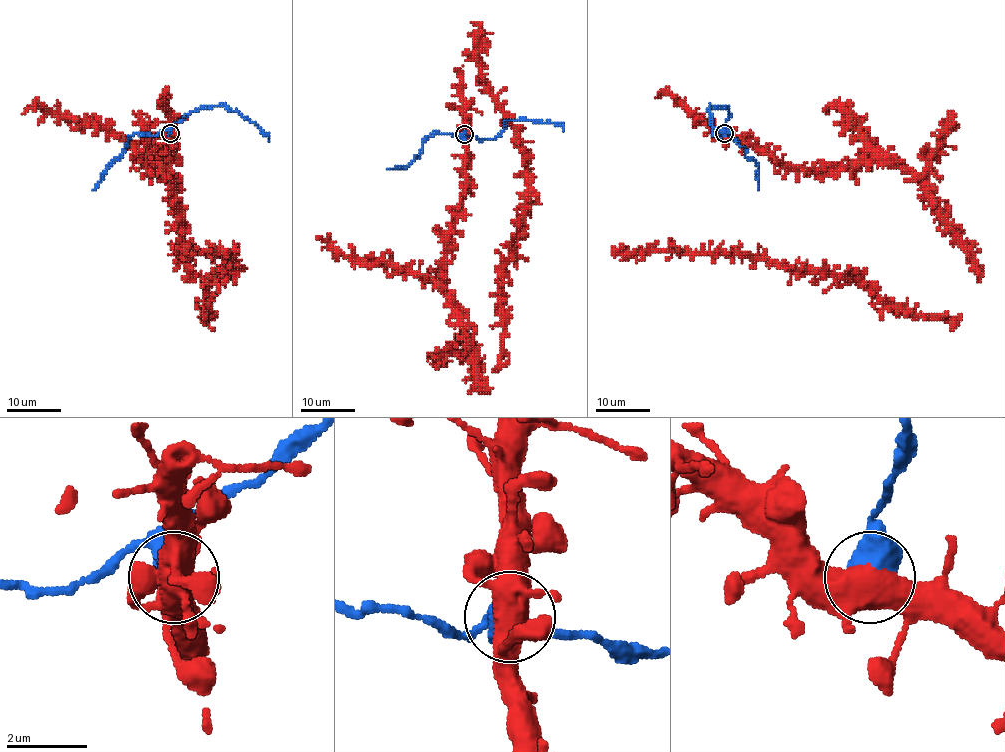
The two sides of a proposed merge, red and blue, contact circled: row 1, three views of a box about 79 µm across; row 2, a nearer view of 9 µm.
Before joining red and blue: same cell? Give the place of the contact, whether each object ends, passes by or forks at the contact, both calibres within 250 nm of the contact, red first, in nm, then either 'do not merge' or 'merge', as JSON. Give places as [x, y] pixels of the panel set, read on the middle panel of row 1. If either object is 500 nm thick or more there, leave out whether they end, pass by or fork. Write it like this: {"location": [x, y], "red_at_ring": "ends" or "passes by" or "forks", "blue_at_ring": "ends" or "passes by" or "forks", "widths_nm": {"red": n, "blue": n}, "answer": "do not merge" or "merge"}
{"location": [464, 134], "widths_nm": {"red": 550, "blue": 700}, "answer": "do not merge"}

